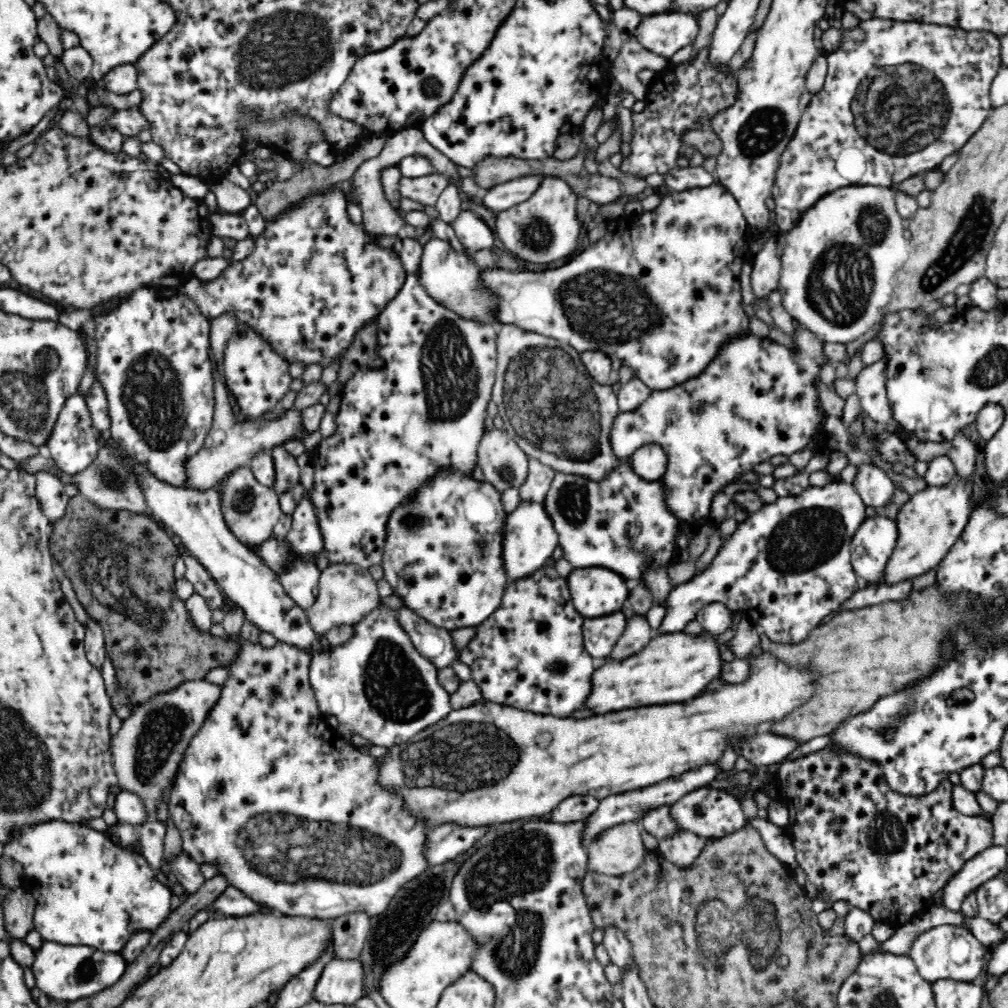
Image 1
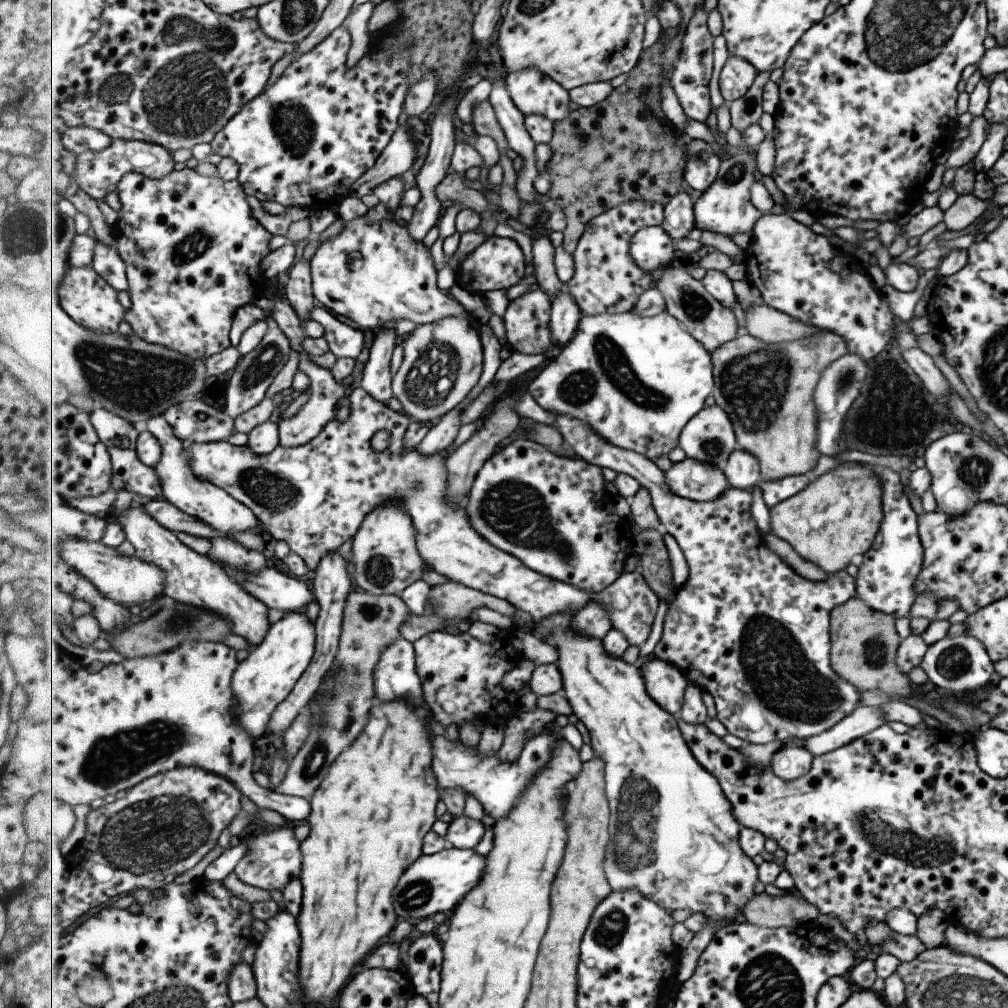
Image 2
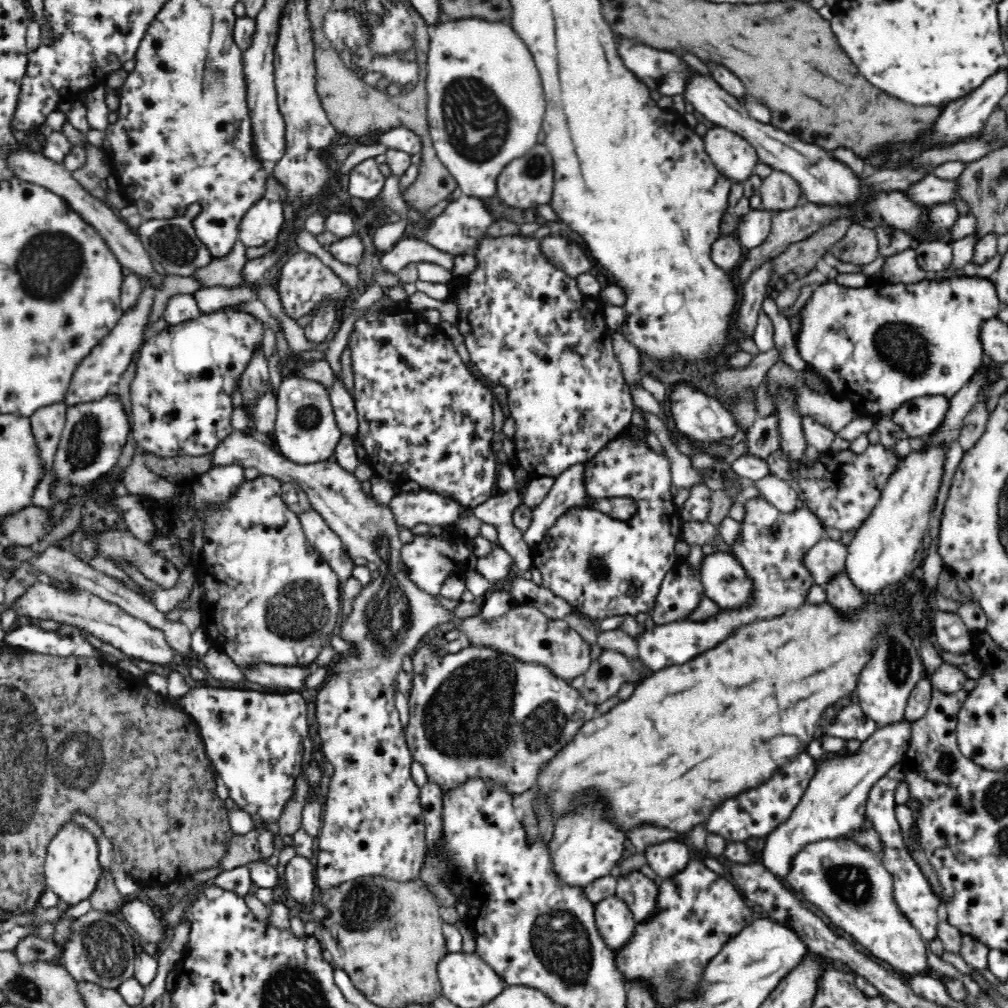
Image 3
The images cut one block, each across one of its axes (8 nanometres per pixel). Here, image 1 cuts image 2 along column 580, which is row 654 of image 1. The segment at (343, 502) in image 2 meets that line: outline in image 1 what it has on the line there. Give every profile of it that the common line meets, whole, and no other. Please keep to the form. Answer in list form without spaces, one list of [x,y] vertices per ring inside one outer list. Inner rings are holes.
[[[621,610],[603,617],[584,617],[583,643],[586,653],[592,656],[593,660],[600,662],[612,655],[624,630],[626,619]]]

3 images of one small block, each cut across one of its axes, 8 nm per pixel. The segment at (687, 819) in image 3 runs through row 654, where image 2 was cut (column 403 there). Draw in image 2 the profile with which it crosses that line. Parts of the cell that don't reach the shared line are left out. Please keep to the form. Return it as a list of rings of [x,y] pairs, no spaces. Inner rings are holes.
[[[393,700],[393,702],[375,701],[373,712],[369,716],[369,724],[365,728],[365,732],[361,732],[359,740],[353,742],[353,746],[349,750],[345,750],[340,758],[330,769],[327,780],[321,784],[321,787],[315,792],[313,798],[309,800],[312,812],[307,823],[311,826],[311,836],[305,838],[301,842],[301,852],[305,852],[305,868],[301,874],[301,882],[305,886],[305,898],[303,898],[303,912],[299,916],[301,922],[301,936],[305,940],[305,952],[301,952],[301,982],[305,984],[305,1000],[309,1002],[323,1002],[333,1000],[347,984],[347,980],[351,978],[349,974],[353,974],[353,970],[357,970],[357,960],[363,962],[379,944],[383,945],[392,935],[393,930],[399,922],[399,916],[393,908],[393,900],[391,900],[391,892],[397,886],[399,878],[404,876],[403,872],[407,872],[409,864],[413,866],[424,854],[424,839],[429,835],[433,824],[437,822],[437,804],[439,804],[440,792],[437,790],[437,778],[433,772],[433,742],[431,742],[431,730],[427,724],[427,710],[421,707],[413,706],[405,700]]]

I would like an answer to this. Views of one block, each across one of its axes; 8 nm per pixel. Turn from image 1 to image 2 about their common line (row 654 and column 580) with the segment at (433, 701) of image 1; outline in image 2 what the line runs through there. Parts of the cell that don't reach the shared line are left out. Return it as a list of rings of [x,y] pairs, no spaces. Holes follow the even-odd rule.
[[[630,311],[617,315],[583,314],[575,337],[552,355],[548,367],[527,386],[527,392],[549,413],[579,418],[615,446],[645,454],[655,461],[680,447],[682,432],[689,420],[705,409],[707,398],[713,396],[715,387],[711,354],[677,318],[668,311],[653,317]]]

